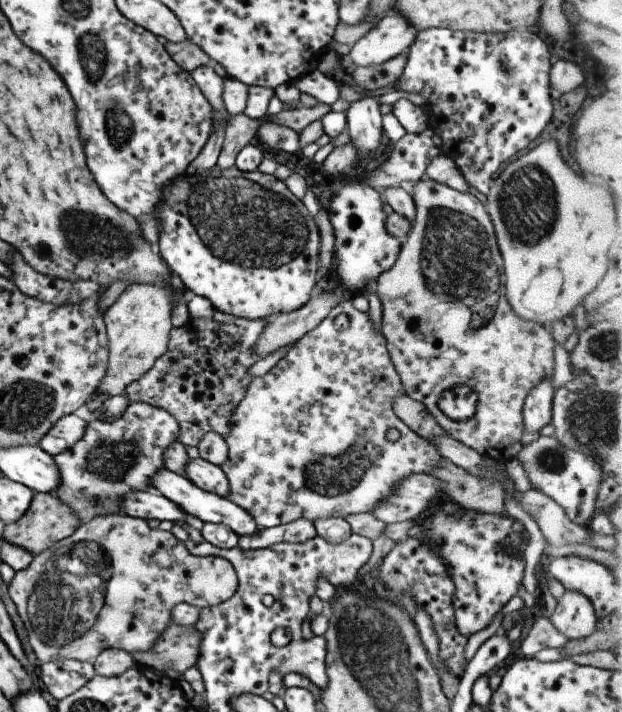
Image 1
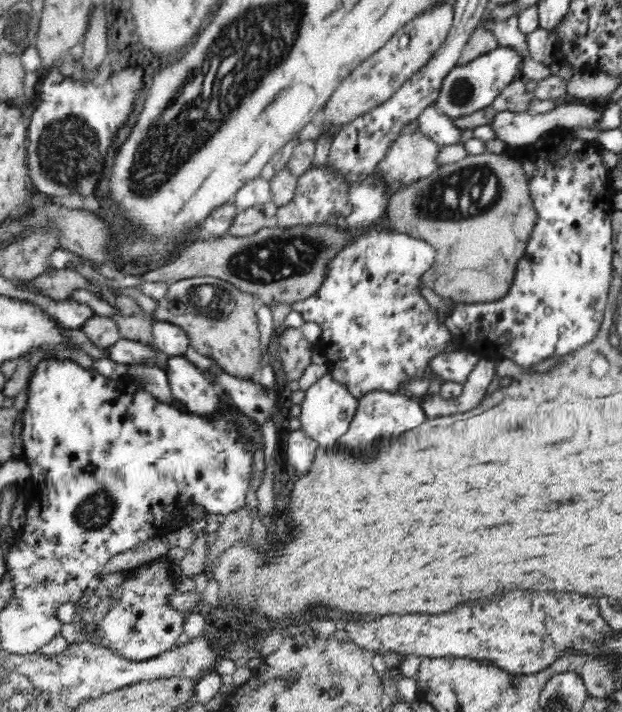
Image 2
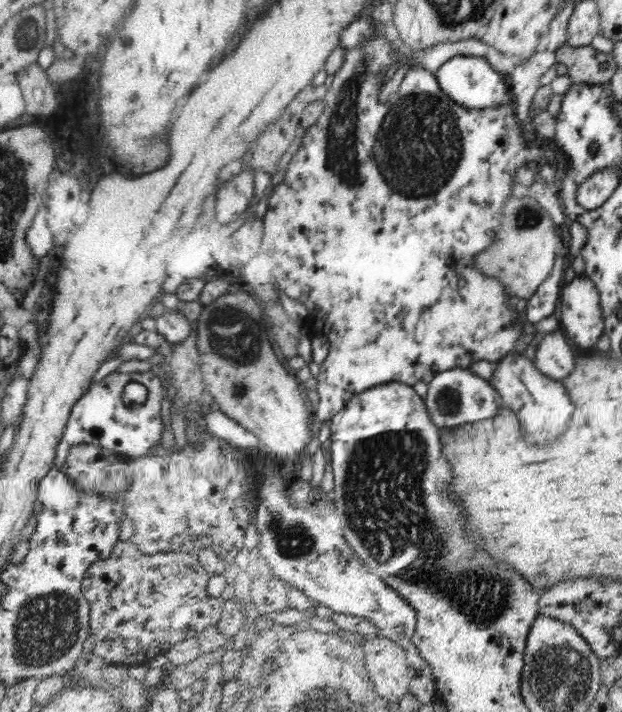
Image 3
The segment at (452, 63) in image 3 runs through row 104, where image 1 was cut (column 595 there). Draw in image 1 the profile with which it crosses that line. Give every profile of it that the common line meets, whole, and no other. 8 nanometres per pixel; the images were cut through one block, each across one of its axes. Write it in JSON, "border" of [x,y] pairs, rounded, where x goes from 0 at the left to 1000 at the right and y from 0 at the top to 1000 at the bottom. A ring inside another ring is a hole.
{"border":[[[868,612],[860,621],[839,626],[828,643],[838,649],[854,687],[886,699],[918,733],[944,737],[958,719],[957,699],[966,680],[969,657],[957,643],[908,629],[889,612]]]}

